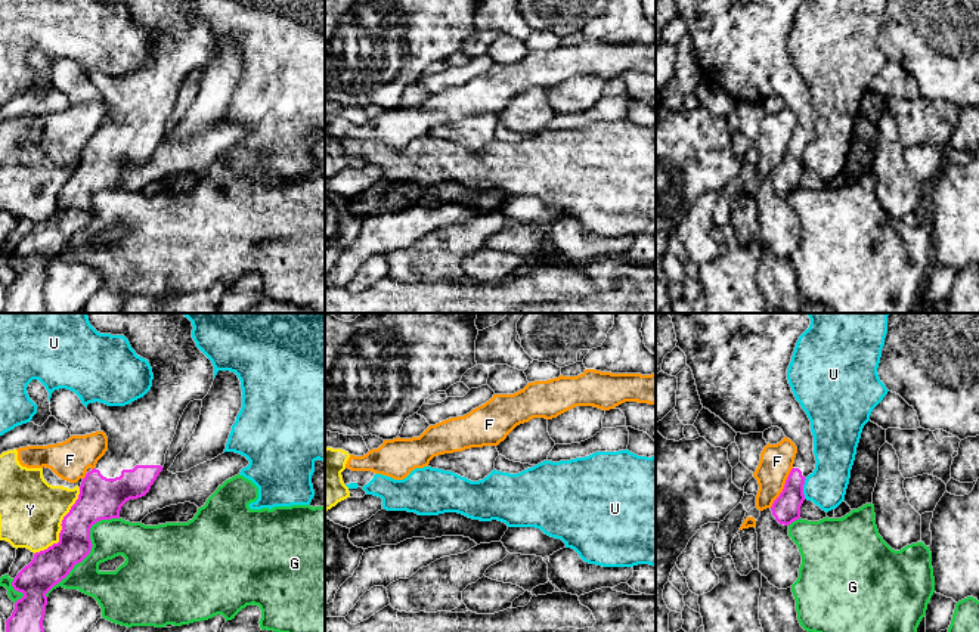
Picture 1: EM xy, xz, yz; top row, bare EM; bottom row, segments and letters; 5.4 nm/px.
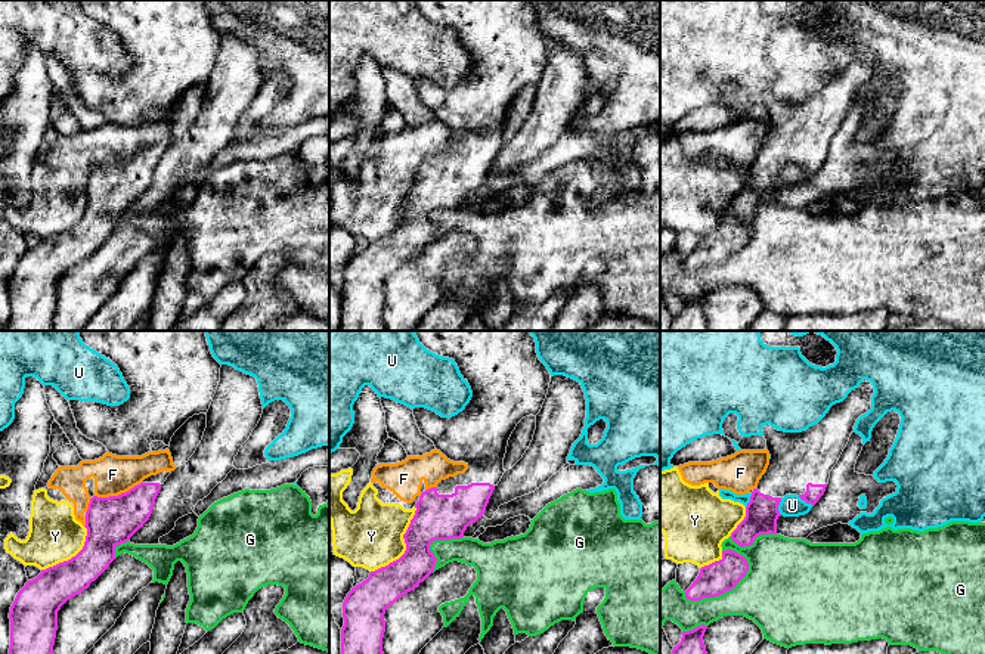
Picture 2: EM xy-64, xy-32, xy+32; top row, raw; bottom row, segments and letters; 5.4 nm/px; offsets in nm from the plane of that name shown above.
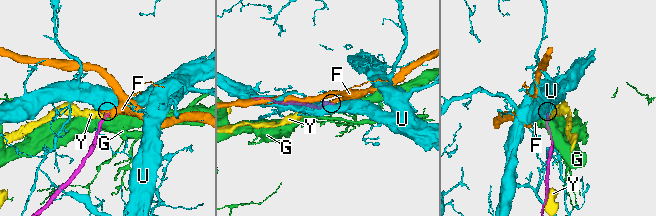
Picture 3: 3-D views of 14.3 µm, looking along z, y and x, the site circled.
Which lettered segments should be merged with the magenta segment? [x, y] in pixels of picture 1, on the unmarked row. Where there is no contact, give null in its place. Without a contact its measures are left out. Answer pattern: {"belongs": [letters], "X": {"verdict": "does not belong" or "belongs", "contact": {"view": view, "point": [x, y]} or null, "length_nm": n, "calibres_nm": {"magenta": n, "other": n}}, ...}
{"belongs": [], "F": {"verdict": "does not belong", "contact": {"view": "yz", "point": [784, 157]}, "length_nm": 260, "calibres_nm": {"magenta": 160, "other": 180}}, "G": {"verdict": "does not belong", "contact": {"view": "xy", "point": [90, 219]}, "length_nm": 600, "calibres_nm": {"magenta": 190, "other": 200}}, "U": {"verdict": "does not belong", "contact": {"view": "yz", "point": [802, 158]}, "length_nm": 110, "calibres_nm": {"magenta": 160, "other": 220}}, "Y": {"verdict": "does not belong", "contact": {"view": "xy", "point": [61, 194]}, "length_nm": 440, "calibres_nm": {"magenta": 220, "other": 340}}}

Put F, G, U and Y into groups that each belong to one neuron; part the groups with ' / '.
F Y / G / U

